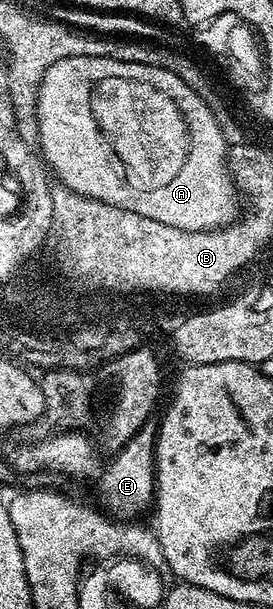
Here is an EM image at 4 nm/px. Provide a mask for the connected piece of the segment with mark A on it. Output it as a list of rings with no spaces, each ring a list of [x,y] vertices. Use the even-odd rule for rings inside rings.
[[[69,56],[60,58],[60,62],[52,62],[46,68],[42,83],[38,85],[38,139],[37,151],[47,169],[58,175],[57,183],[88,199],[108,203],[114,207],[132,211],[133,214],[144,215],[154,222],[162,222],[166,226],[179,227],[186,231],[212,231],[235,223],[238,212],[240,193],[234,177],[227,164],[228,136],[223,132],[221,124],[213,116],[212,110],[205,104],[205,98],[196,94],[184,78],[176,78],[172,70],[164,70],[160,66],[148,66],[140,62],[120,62],[107,56]]]

